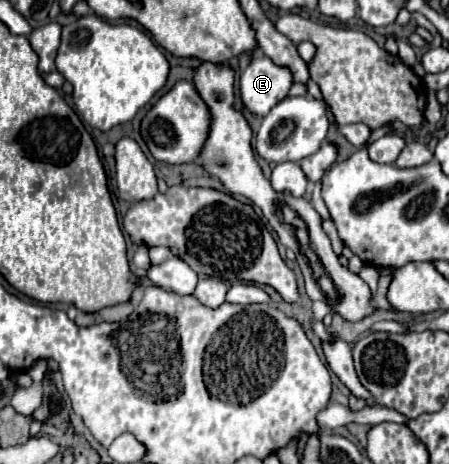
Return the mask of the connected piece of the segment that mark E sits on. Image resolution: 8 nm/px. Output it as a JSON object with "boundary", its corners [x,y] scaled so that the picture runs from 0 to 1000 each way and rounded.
{"boundary":[[[597,121],[561,125],[557,142],[535,164],[535,211],[570,250],[592,250],[610,224],[633,216],[655,181],[641,142],[610,138]]]}

